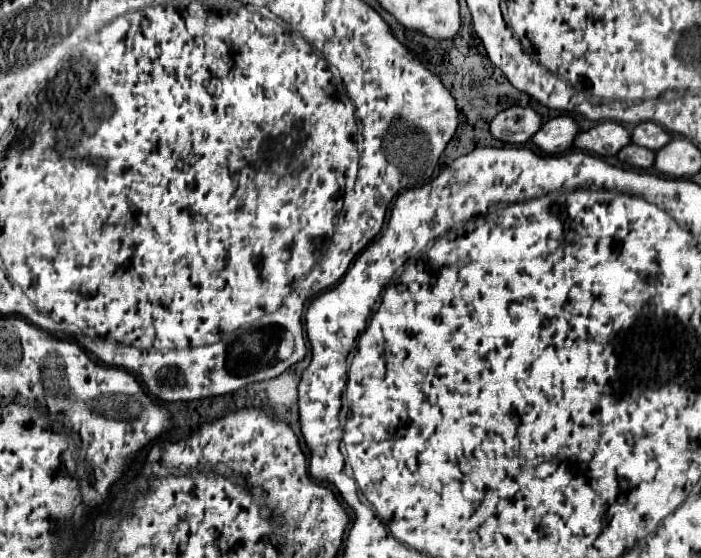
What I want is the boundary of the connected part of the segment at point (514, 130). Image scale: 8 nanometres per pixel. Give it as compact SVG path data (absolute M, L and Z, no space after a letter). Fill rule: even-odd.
M511 106L499 112L491 122L491 134L509 144L525 144L541 128L541 114L533 108Z

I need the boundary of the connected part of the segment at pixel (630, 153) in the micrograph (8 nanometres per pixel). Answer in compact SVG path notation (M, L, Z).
M637 144L625 146L617 156L623 164L633 166L635 170L649 170L655 164L655 152L649 148L641 148Z

